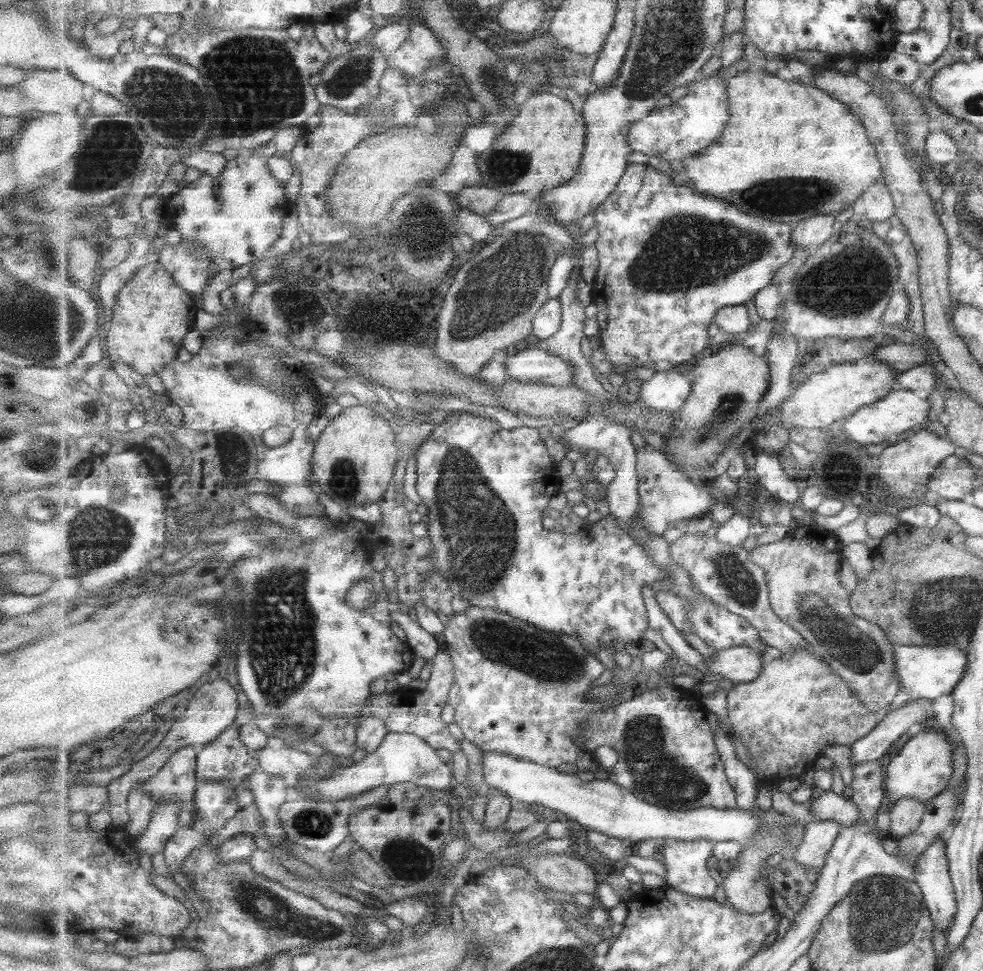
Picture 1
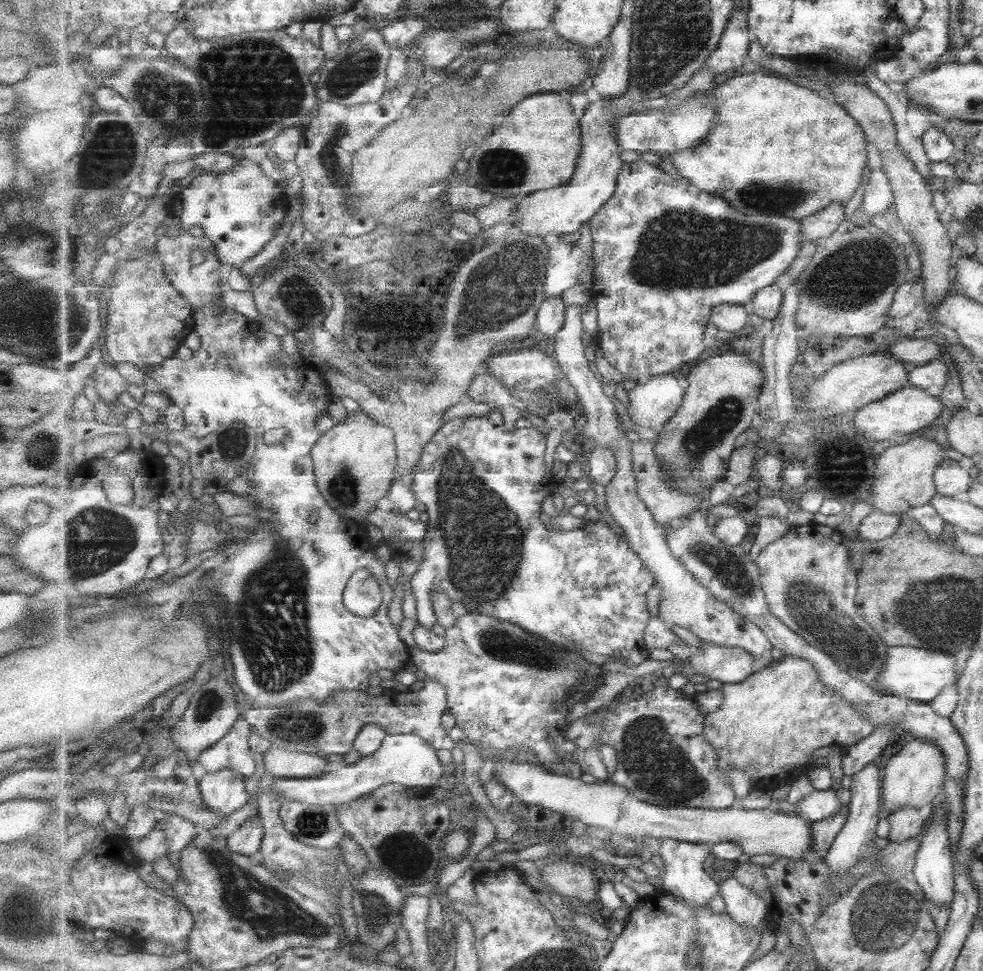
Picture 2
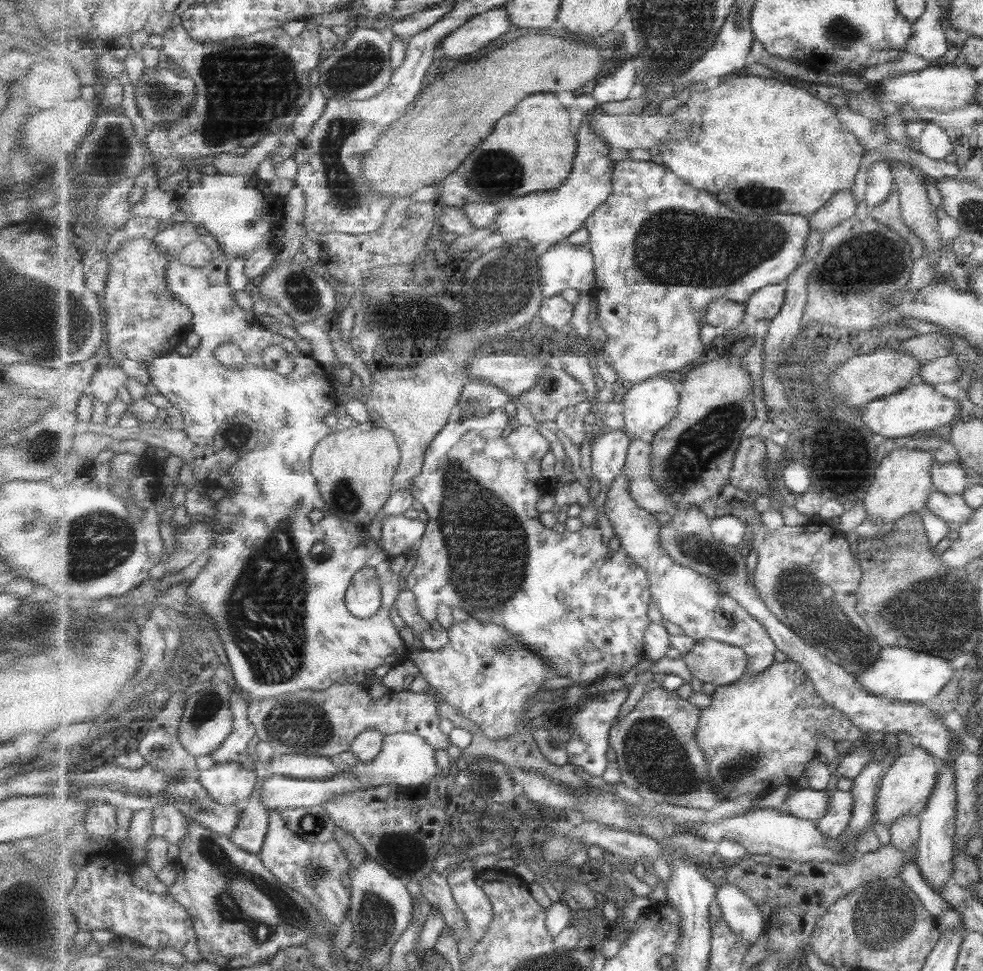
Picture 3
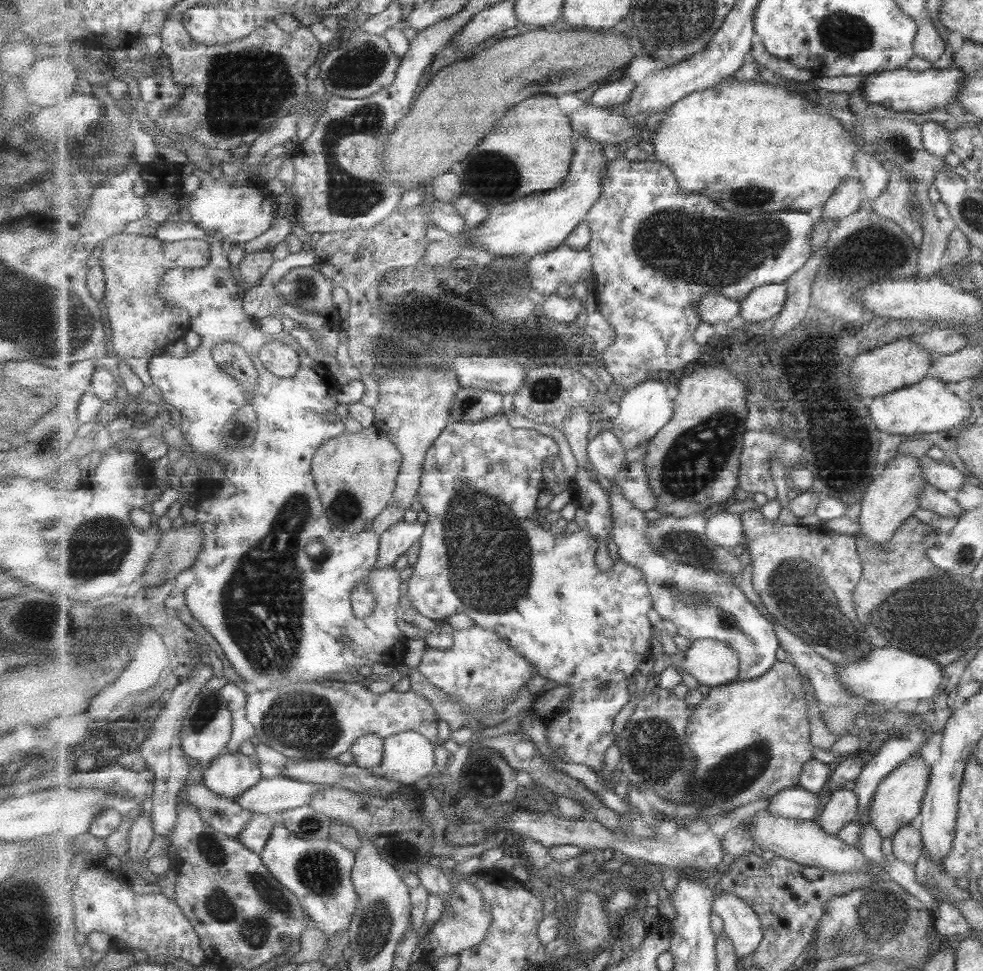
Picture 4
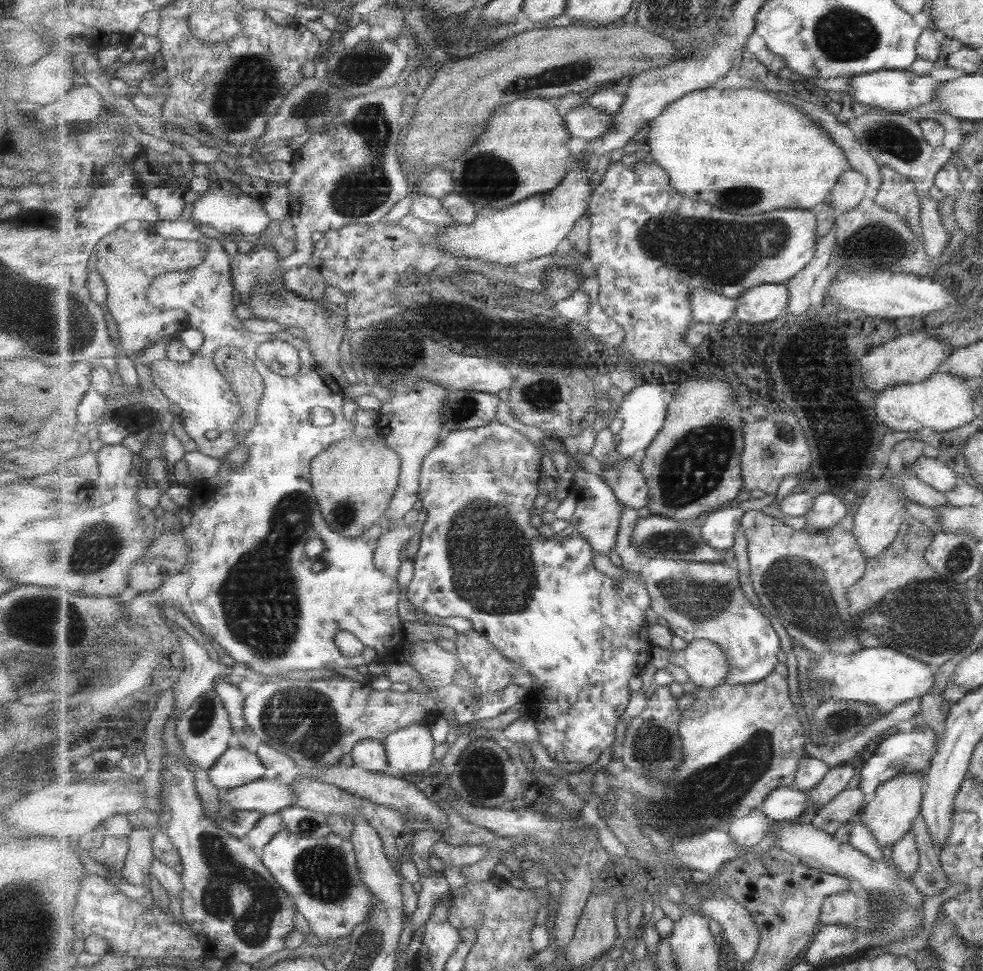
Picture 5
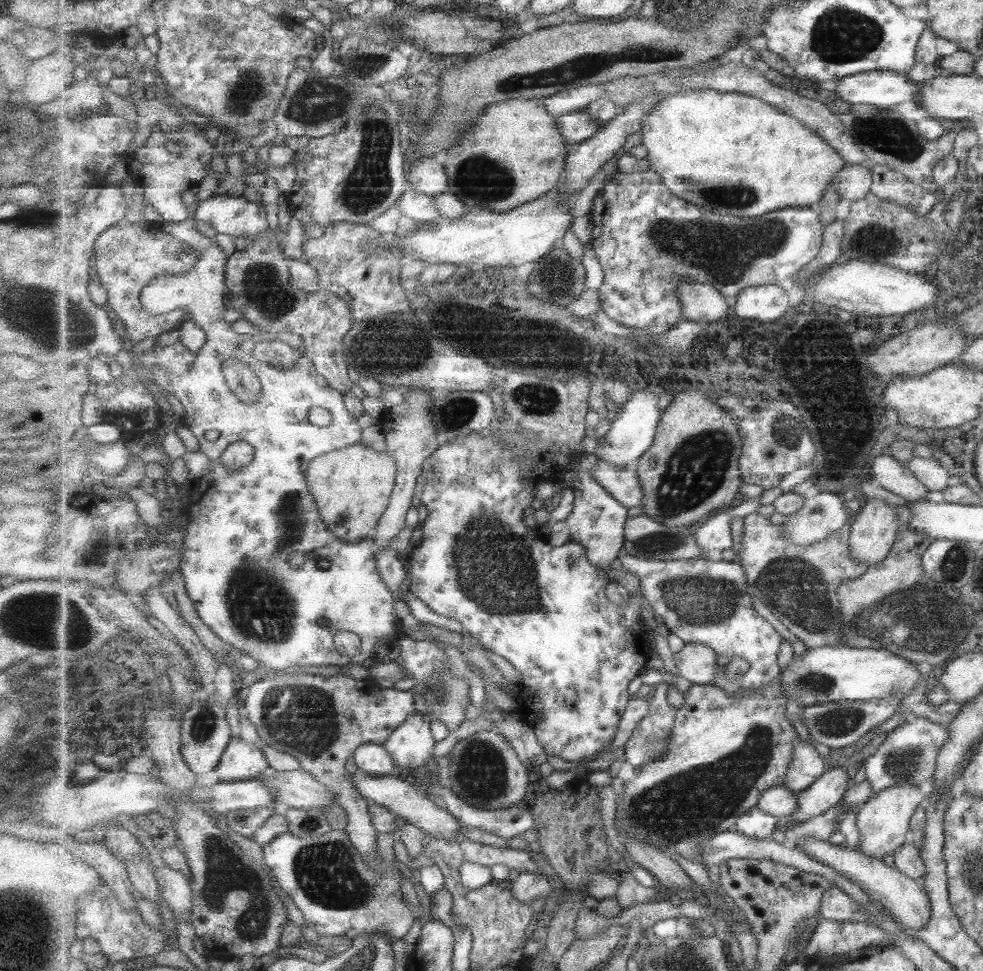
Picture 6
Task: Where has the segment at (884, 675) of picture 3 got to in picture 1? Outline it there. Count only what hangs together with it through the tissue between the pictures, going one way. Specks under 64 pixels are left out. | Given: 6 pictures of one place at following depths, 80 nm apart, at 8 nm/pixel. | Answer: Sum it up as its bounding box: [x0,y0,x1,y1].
[896,645,966,700]

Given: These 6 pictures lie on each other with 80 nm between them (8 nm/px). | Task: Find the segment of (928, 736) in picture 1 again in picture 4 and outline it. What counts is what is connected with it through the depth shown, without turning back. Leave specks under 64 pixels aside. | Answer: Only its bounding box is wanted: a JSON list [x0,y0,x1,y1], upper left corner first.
[866,756,931,839]

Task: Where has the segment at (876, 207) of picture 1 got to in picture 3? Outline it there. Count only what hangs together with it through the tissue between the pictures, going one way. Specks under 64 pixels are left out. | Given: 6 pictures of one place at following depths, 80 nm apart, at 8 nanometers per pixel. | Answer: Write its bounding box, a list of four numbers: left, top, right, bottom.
[864,160,896,209]

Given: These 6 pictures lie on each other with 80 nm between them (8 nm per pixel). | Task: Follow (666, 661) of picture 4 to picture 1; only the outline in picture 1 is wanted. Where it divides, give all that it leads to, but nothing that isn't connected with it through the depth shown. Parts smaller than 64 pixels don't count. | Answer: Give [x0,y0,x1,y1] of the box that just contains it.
[704,646,765,684]

